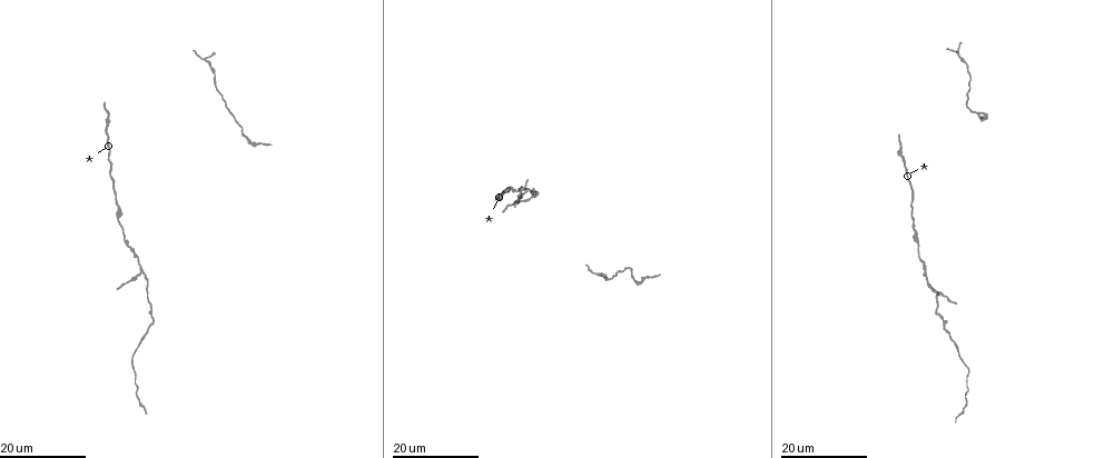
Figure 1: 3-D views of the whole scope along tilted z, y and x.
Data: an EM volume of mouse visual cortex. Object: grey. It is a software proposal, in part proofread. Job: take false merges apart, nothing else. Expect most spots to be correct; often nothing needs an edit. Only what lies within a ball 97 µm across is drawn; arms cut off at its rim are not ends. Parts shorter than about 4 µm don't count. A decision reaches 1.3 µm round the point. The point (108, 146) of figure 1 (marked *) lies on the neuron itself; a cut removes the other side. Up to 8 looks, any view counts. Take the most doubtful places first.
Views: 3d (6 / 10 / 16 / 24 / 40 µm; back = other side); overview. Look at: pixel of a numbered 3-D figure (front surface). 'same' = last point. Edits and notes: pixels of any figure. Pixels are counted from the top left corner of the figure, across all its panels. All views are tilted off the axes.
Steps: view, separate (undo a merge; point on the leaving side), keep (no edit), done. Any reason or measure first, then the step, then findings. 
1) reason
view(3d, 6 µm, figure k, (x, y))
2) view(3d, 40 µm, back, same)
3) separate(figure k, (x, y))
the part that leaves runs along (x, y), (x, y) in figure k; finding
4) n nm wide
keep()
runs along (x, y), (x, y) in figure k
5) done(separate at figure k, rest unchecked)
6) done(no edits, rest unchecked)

a fork
view(3d, 24 µm, figure 1, (141, 272))

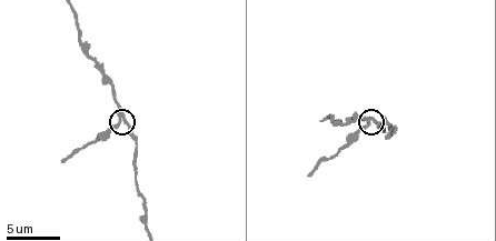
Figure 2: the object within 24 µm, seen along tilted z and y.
zoom in
view(3d, 6 µm, figure 2, (120, 124))

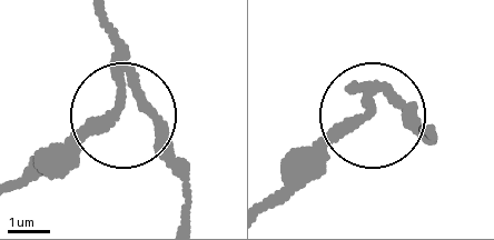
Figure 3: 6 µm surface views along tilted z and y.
3 arms
keep()
continuous, no second neuron

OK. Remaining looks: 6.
thick turns thin
view(3d, 24 µm, figure 1, (120, 218))

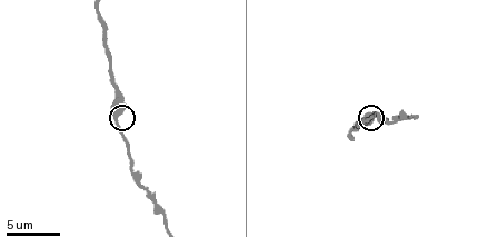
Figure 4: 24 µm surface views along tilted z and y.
view(3d, 10 µm, figure 4, (116, 116))

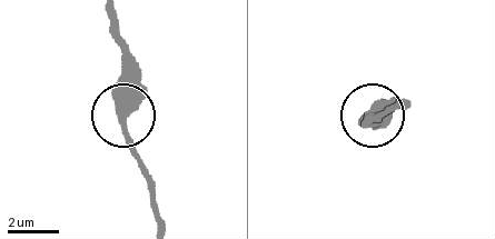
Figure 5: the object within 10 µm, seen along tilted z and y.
keep()
one neuron here

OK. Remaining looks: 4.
calibre changes
view(3d, 6 µm, figure 2, (139, 188))

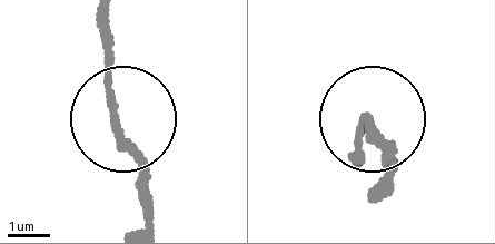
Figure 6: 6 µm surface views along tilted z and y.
keep()
runs along (105, 20), (116, 119), (146, 196) in figure 6; one neuron here

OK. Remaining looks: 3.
thin neck
view(3d, 10 µm, figure 4, (112, 64))

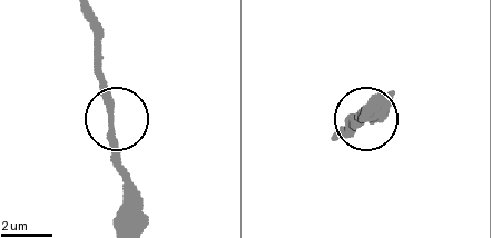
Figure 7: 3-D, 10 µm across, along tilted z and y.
keep()
runs along (86, 15), (92, 65), (111, 124), (111, 154), (123, 178) in figure 7; continuous, no second neuron

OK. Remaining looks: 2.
done(no edits, rest unchecked)

